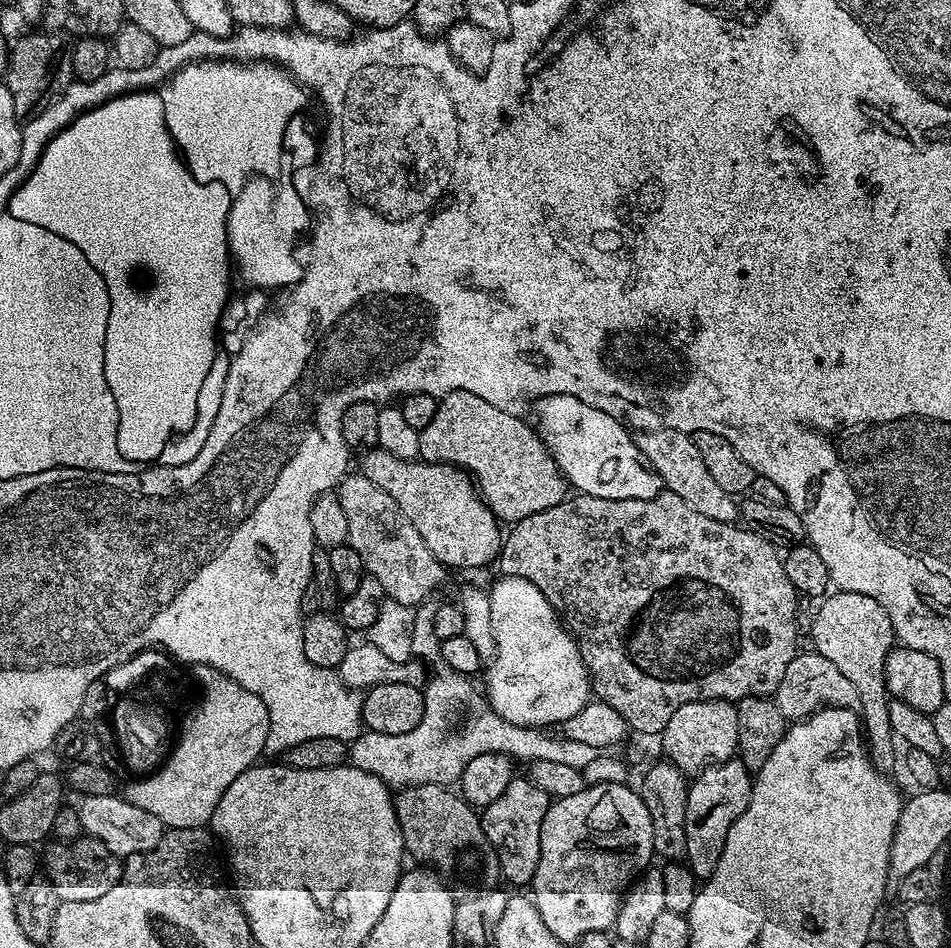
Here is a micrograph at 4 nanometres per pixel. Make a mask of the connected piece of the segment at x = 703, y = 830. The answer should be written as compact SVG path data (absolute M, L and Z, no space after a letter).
M733 758L703 768L695 773L689 783L684 854L688 869L698 878L714 874L714 866L718 866L718 858L722 858L722 846L726 846L726 834L730 834L730 826L740 817L742 810L750 806L753 779L748 767L740 759Z

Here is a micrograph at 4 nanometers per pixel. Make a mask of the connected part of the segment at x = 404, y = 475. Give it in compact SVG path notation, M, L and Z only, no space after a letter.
M379 446L367 449L361 456L359 471L398 502L398 510L410 518L414 530L422 534L422 542L430 546L430 554L445 569L484 568L499 557L501 521L480 497L471 476L450 464L430 464L419 458L399 460Z

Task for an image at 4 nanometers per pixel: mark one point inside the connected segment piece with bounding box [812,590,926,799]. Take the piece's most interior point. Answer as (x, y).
(852, 630)

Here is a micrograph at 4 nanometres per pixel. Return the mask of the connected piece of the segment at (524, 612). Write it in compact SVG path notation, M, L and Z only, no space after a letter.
M501 575L489 589L495 658L487 665L485 697L492 711L523 728L563 725L592 698L591 677L563 621L528 579Z

